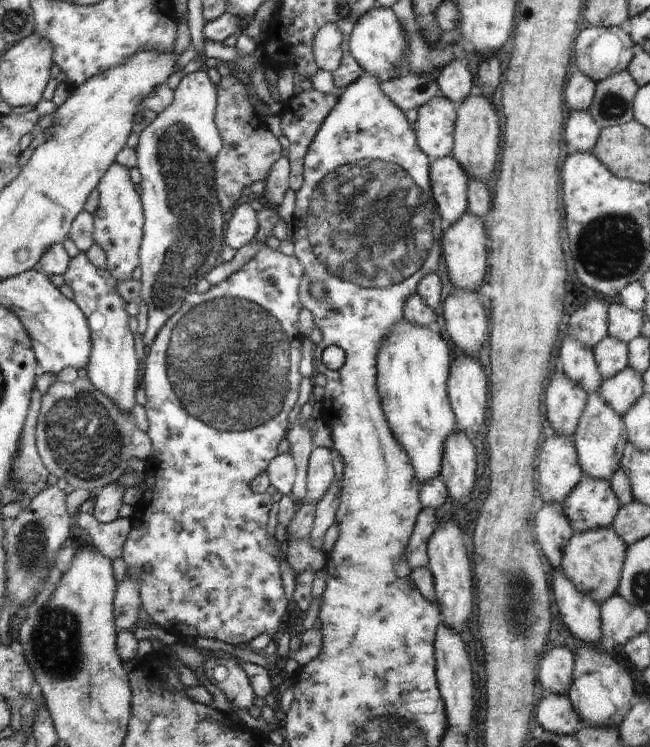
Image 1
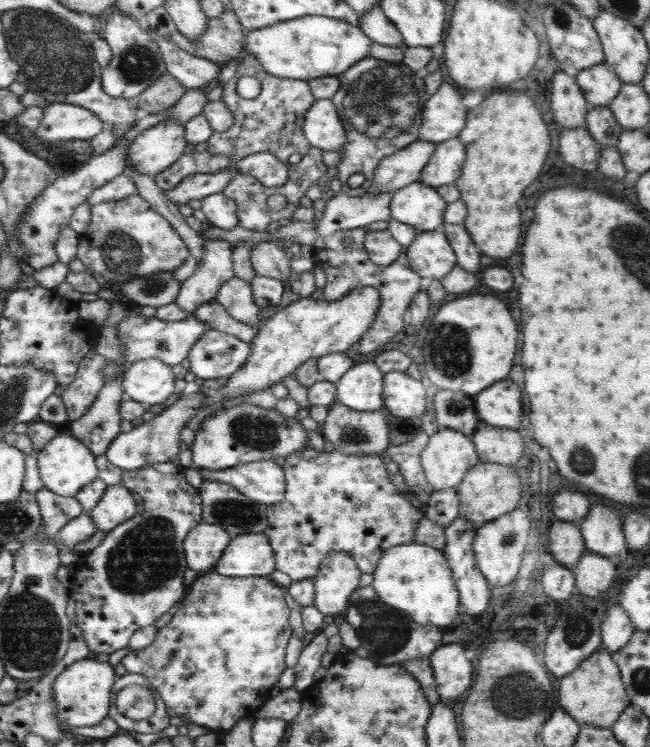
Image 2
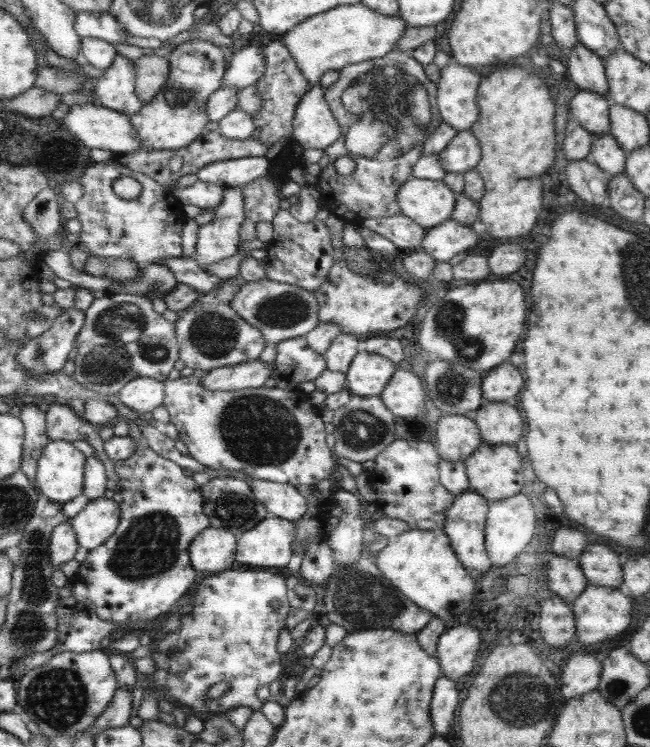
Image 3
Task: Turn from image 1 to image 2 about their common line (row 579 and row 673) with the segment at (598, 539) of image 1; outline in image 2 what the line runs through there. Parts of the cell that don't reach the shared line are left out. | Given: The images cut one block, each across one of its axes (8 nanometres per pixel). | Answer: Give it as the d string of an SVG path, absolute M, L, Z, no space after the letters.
M600 646L588 658L582 660L580 666L574 671L564 675L558 688L558 703L582 726L598 726L599 728L611 728L628 705L630 699L626 695L626 689L620 676L620 671L613 654Z

